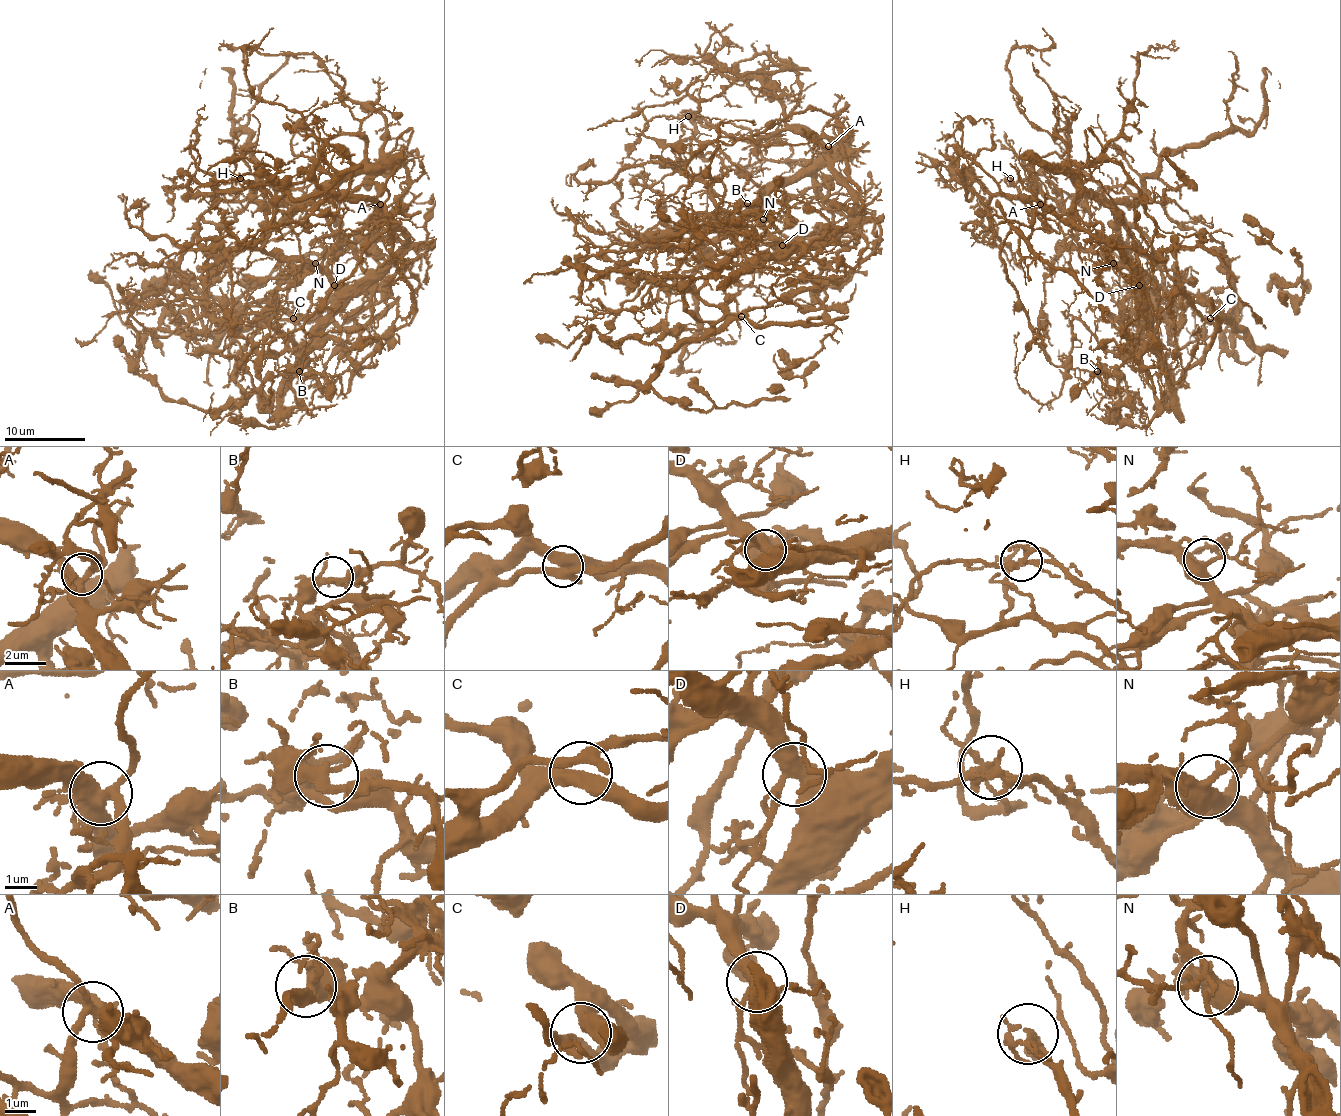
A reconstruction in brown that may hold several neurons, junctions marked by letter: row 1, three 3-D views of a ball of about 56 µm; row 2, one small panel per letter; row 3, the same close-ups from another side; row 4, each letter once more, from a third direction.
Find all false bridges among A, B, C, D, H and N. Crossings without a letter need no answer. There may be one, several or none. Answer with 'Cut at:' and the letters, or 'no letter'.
Cut at: H

